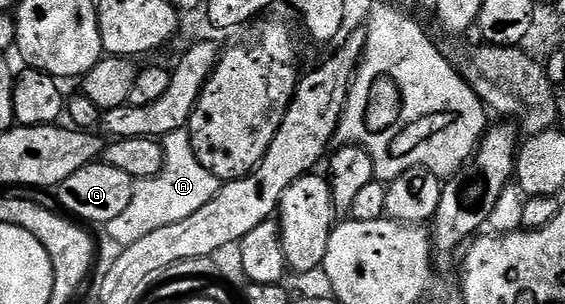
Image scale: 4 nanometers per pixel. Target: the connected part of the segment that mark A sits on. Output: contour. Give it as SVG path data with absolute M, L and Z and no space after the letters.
M188 129L176 130L161 140L162 166L152 178L136 179L133 183L131 203L127 208L105 224L108 236L118 245L127 247L145 235L167 226L187 220L191 212L199 212L207 200L211 200L221 189L223 183L216 178L199 160L193 151Z

